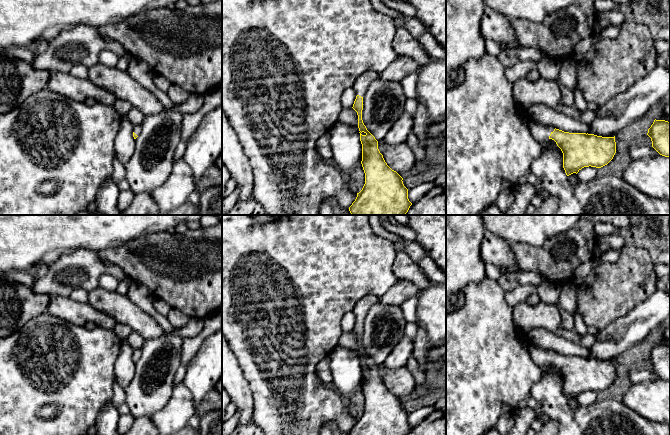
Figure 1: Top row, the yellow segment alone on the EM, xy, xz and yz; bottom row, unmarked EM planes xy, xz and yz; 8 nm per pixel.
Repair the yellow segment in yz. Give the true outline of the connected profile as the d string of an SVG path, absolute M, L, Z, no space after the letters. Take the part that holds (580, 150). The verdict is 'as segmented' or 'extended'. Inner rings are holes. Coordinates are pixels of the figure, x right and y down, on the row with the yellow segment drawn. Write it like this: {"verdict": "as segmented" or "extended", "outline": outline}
{"verdict": "extended", "outline": "M528 118L527 122L532 136L543 143L545 140L552 139L563 153L563 168L567 176L578 173L584 167L601 168L607 165L616 153L616 142L614 137L602 137L594 134L586 133L569 133L556 129L552 126L544 125L536 122L532 118Z"}

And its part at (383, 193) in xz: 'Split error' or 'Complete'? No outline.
Split error

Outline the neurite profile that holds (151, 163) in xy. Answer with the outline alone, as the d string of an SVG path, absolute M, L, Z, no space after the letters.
M167 109L144 116L134 153L125 164L126 180L133 193L160 187L172 172L174 152L181 141L182 117Z

